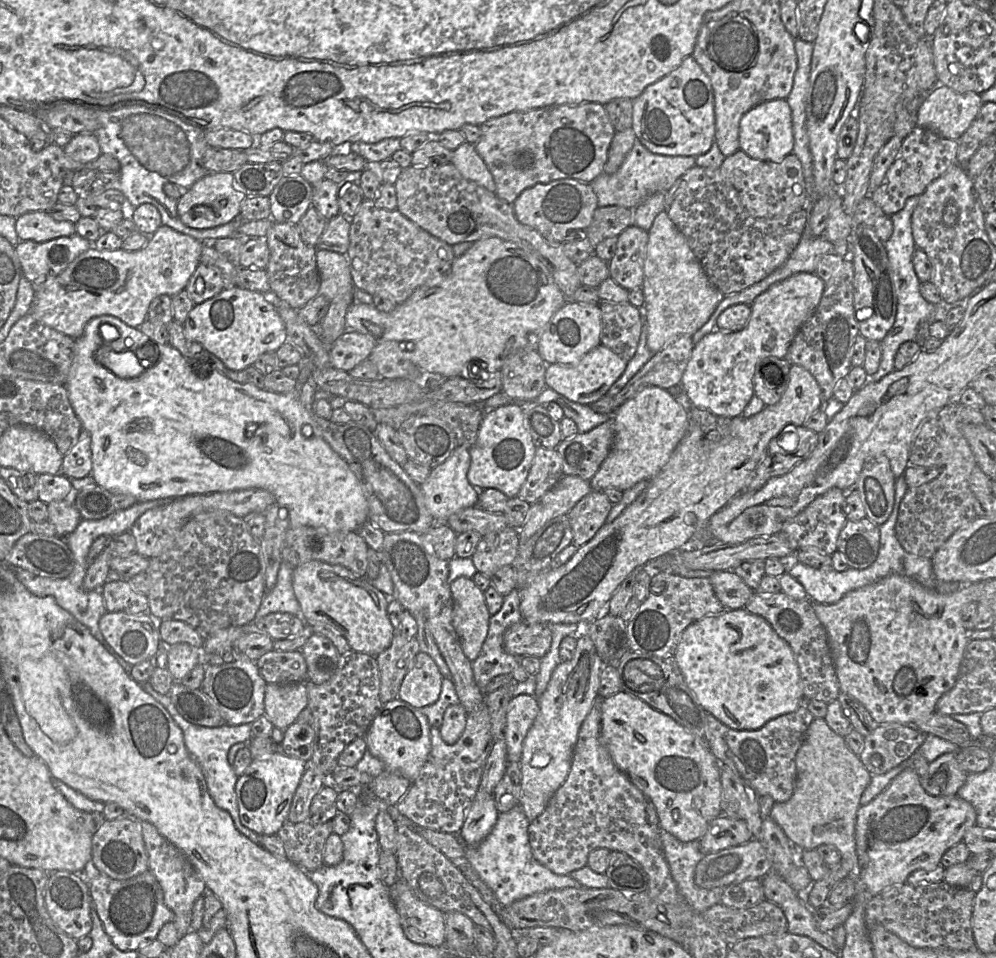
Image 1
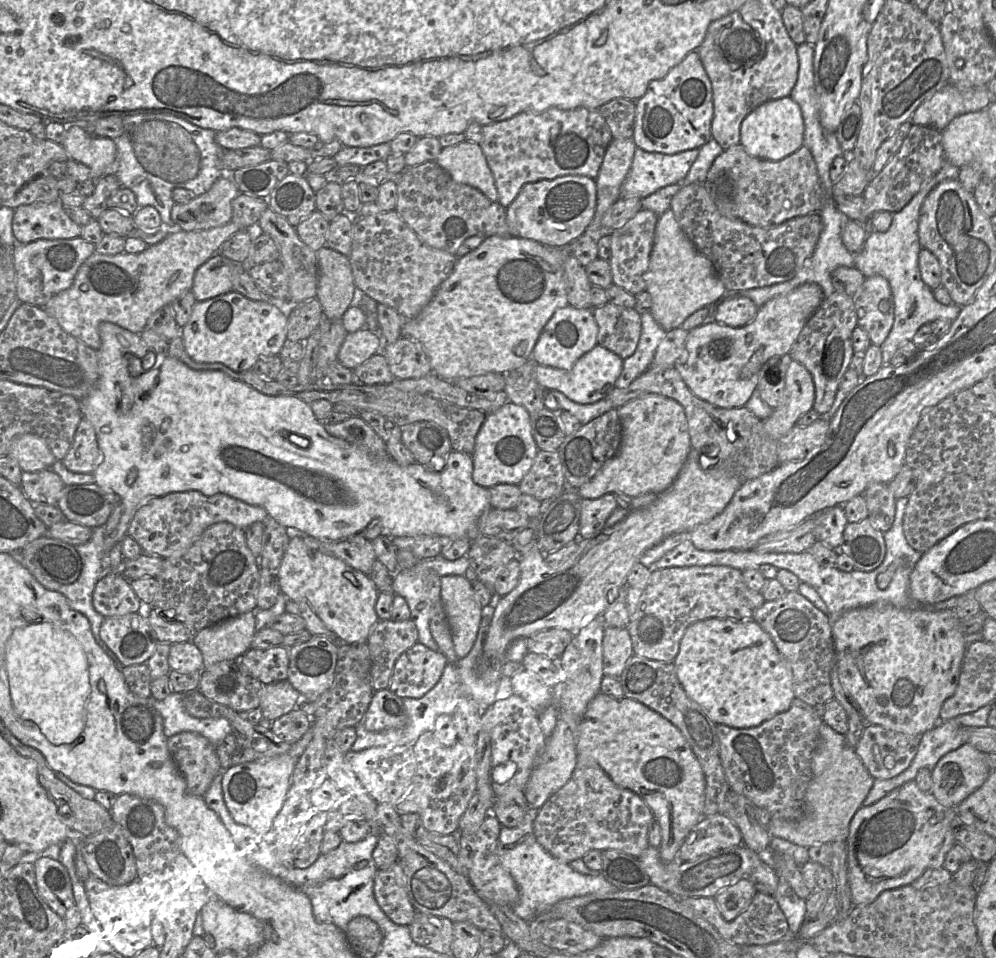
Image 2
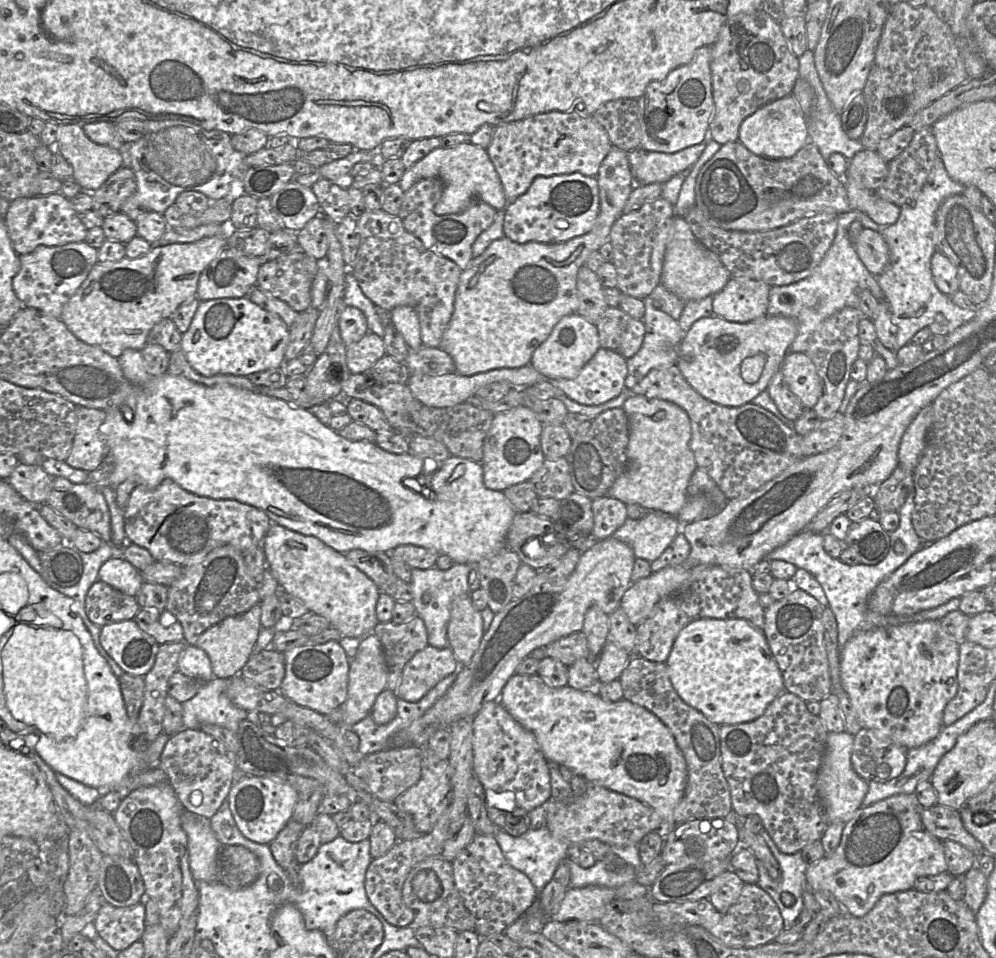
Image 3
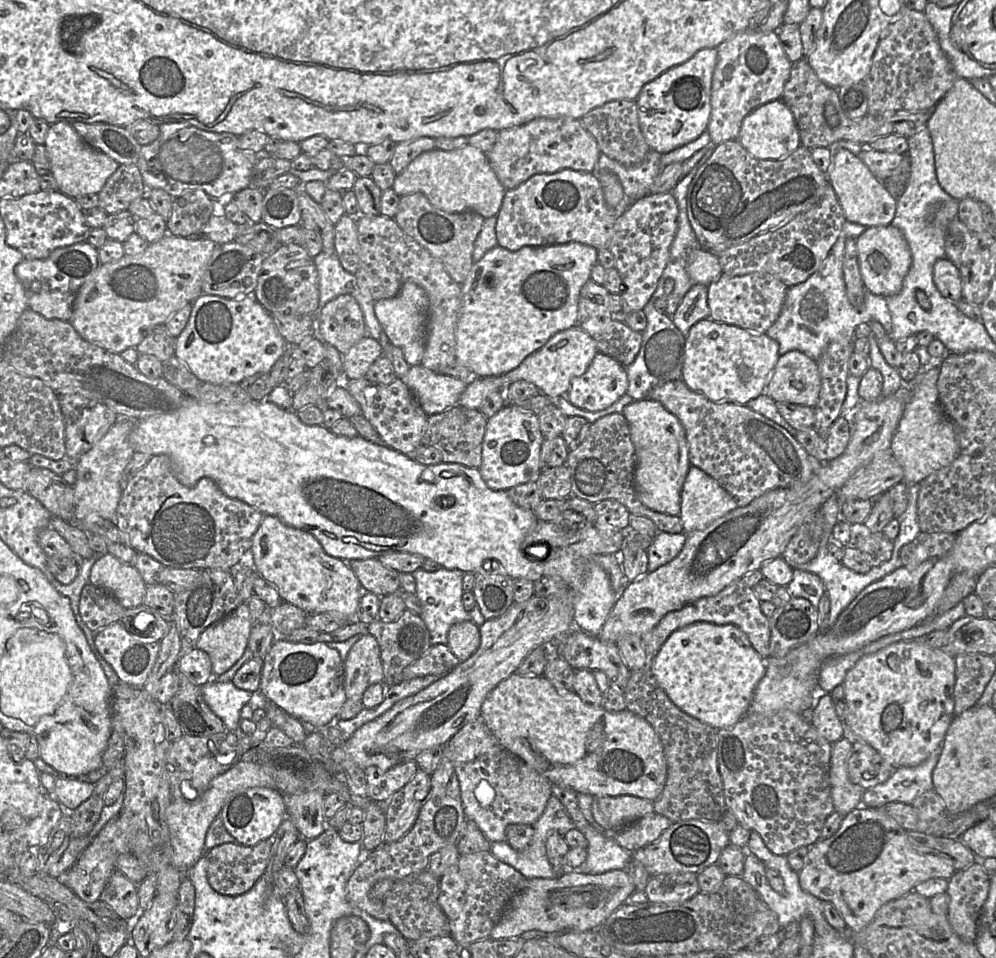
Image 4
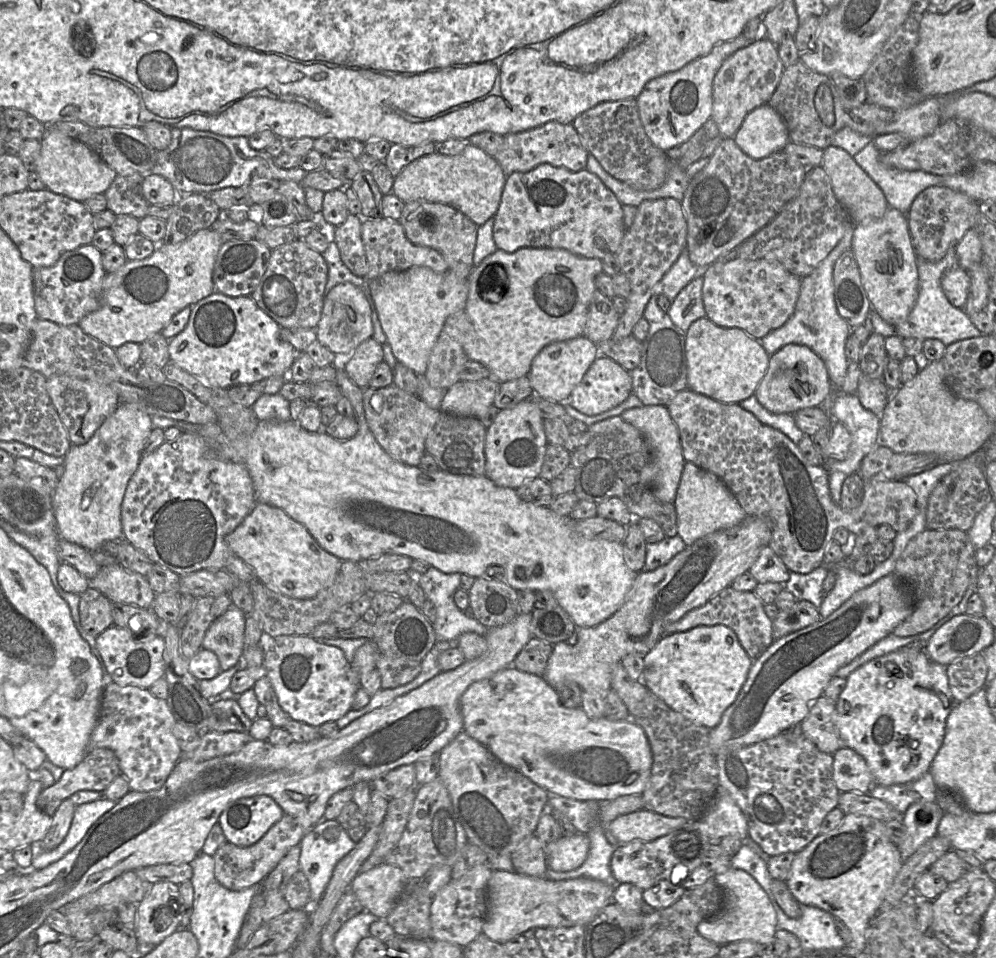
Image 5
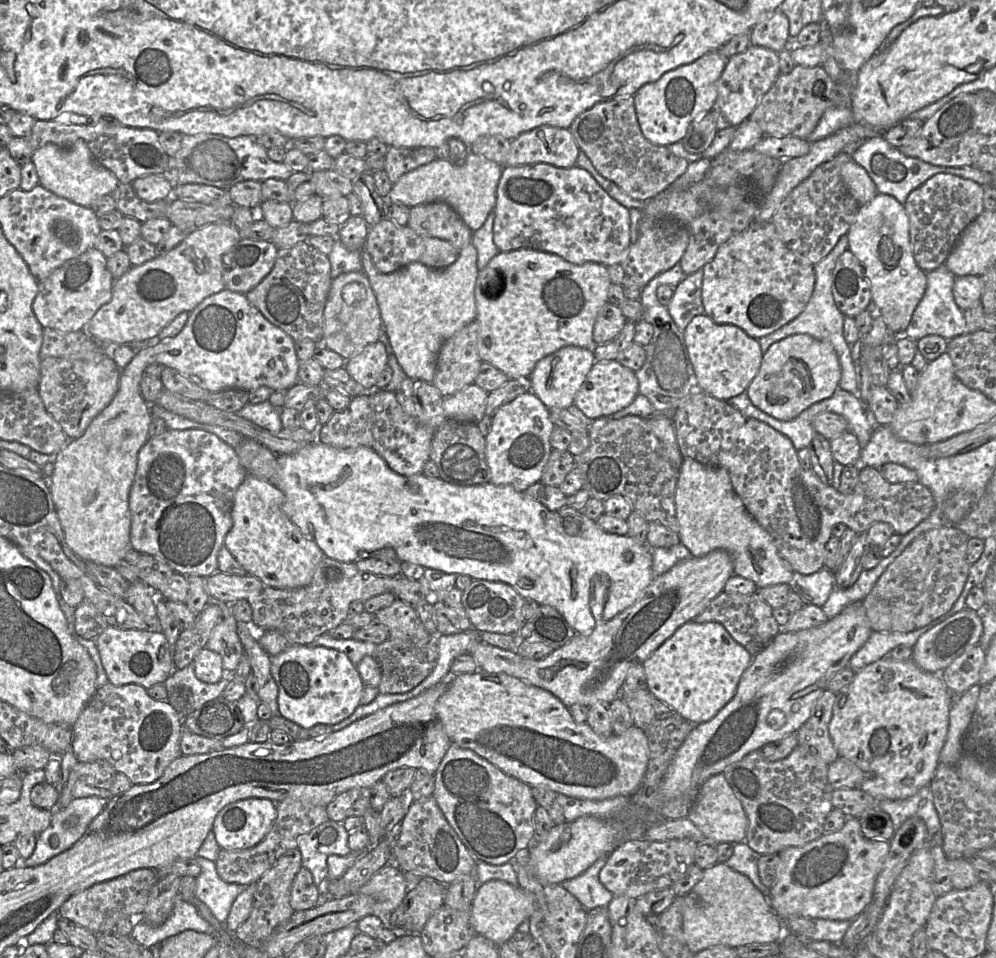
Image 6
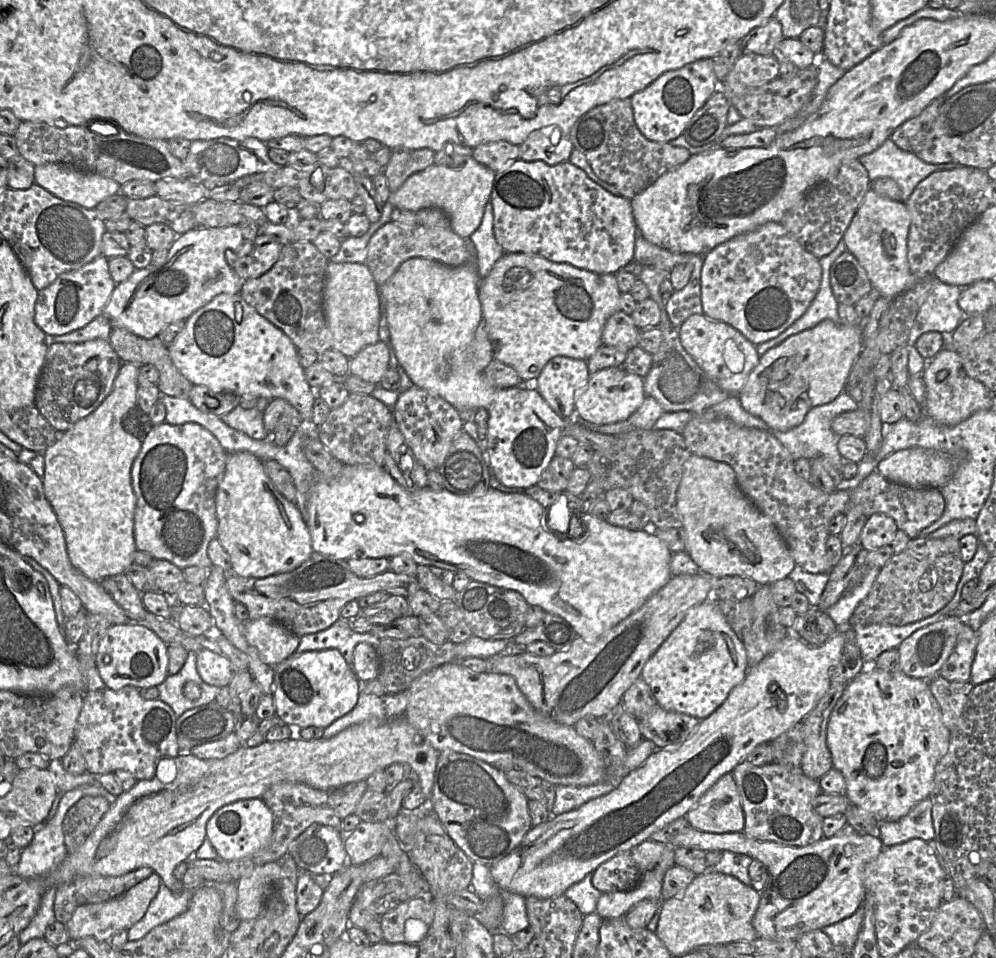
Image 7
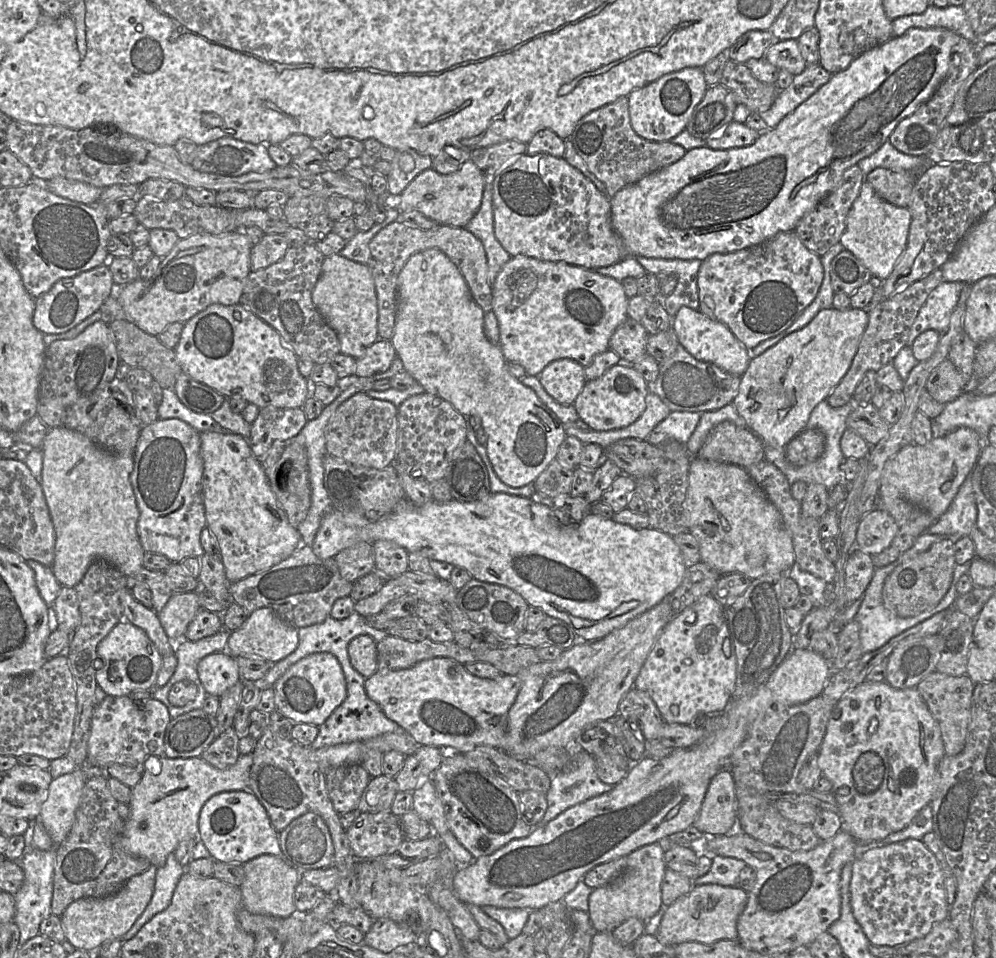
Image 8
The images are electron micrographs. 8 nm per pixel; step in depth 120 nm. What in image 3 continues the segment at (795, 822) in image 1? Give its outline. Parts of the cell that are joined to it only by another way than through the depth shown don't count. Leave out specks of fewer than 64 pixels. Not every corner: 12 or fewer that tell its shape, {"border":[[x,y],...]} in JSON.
{"border":[[828,732],[816,781],[826,819],[847,823],[868,792],[854,736]]}

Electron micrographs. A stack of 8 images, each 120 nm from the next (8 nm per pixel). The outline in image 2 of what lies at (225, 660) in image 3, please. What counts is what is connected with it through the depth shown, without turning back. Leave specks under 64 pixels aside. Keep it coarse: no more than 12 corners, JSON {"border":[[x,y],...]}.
{"border":[[256,612],[193,638],[206,669],[238,661],[257,632]]}

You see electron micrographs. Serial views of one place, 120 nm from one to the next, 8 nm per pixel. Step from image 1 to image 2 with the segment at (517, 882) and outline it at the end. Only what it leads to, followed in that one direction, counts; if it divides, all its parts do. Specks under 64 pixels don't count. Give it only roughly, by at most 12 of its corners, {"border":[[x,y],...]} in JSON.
{"border":[[538,809],[500,826],[500,861],[530,922],[566,898],[619,891],[578,873],[536,841]]}

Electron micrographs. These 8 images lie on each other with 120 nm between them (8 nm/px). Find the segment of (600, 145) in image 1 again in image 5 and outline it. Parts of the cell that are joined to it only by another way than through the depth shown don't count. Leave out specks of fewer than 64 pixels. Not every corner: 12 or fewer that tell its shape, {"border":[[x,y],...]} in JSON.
{"border":[[572,124],[508,133],[507,176],[550,164],[578,172],[588,152]]}

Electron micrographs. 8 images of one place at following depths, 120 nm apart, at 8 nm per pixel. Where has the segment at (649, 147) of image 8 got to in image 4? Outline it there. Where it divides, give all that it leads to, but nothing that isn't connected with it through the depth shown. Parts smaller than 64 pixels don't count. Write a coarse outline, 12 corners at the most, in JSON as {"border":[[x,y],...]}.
{"border":[[614,100],[580,120],[600,153],[624,167],[650,151],[636,101]]}

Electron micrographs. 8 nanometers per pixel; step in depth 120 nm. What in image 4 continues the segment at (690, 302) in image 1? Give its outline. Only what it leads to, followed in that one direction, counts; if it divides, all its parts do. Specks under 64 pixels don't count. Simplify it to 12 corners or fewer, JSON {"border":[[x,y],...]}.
{"border":[[699,246],[686,270],[706,287],[723,274],[717,256]]}

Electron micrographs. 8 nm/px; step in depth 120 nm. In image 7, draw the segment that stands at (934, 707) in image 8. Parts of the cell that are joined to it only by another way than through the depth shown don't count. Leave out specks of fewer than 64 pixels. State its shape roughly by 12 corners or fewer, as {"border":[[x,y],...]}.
{"border":[[940,674],[929,688],[950,732],[961,717],[971,680],[949,681]]}

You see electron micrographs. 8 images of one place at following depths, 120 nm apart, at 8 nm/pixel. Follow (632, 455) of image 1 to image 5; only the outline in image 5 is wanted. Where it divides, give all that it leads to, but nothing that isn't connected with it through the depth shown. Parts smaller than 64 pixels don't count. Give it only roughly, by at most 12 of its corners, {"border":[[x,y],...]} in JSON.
{"border":[[668,408],[621,417],[641,432],[651,460],[641,481],[674,503],[686,461]]}

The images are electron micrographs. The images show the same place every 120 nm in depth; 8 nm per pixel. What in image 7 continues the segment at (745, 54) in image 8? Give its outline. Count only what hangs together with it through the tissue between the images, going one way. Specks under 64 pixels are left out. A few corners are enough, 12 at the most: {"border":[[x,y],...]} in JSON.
{"border":[[772,17],[739,43],[742,54],[769,56],[783,39]]}

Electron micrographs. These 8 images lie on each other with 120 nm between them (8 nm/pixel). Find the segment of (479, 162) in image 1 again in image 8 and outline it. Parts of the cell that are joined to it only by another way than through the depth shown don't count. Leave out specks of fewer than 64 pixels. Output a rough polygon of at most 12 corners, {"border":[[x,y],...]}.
{"border":[[470,159],[419,173],[393,203],[465,227],[486,180]]}

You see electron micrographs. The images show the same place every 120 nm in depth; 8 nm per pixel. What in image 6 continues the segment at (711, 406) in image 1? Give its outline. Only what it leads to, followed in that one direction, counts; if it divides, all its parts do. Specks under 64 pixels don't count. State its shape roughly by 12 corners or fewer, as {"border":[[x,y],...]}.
{"border":[[695,316],[683,336],[702,392],[746,392],[758,339]]}

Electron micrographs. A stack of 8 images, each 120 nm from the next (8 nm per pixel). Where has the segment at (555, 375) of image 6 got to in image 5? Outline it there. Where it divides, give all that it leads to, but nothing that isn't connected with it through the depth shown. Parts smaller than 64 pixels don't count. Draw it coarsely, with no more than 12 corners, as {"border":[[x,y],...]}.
{"border":[[585,335],[545,346],[528,373],[534,395],[567,402],[599,355]]}

